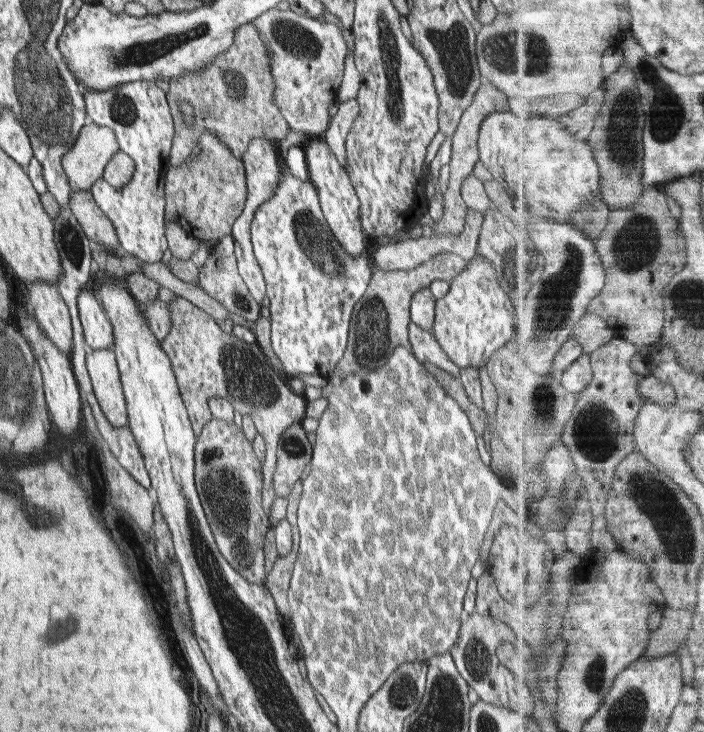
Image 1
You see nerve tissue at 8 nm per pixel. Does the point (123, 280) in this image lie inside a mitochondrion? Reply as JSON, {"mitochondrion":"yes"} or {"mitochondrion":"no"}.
{"mitochondrion":"no"}

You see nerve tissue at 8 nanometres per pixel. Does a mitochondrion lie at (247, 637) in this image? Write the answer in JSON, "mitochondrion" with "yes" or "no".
{"mitochondrion":"yes"}

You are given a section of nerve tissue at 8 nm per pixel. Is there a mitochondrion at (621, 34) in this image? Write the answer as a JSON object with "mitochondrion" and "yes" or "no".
{"mitochondrion":"no"}

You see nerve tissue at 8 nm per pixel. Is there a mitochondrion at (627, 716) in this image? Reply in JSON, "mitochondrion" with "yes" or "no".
{"mitochondrion":"yes"}

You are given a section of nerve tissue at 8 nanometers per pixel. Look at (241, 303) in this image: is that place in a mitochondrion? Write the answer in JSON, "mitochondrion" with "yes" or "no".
{"mitochondrion":"yes"}

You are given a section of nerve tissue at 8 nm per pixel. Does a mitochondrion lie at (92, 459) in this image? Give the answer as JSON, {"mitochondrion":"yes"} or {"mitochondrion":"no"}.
{"mitochondrion":"no"}

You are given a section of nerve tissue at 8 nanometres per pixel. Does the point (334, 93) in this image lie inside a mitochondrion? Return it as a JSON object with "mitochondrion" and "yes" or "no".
{"mitochondrion":"no"}

